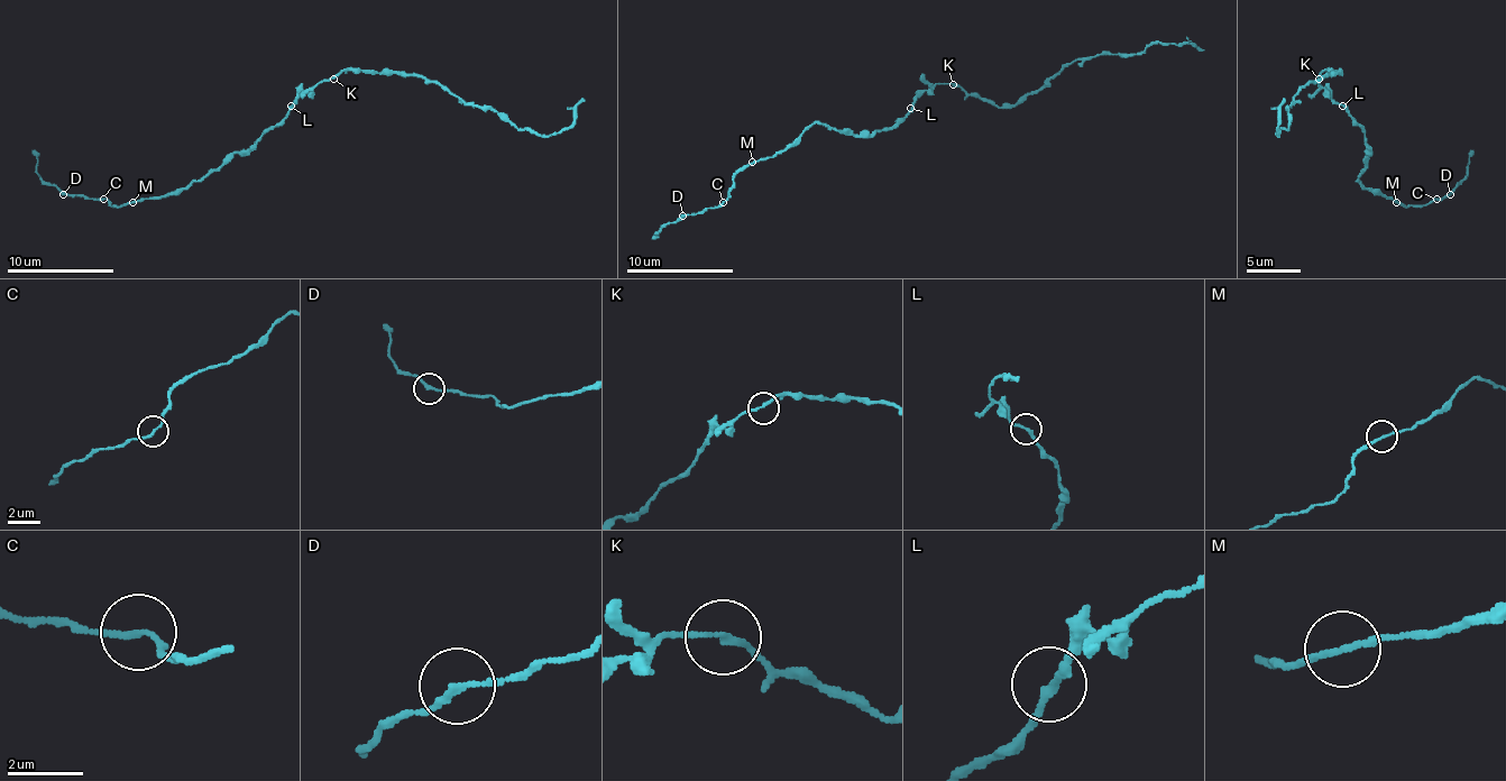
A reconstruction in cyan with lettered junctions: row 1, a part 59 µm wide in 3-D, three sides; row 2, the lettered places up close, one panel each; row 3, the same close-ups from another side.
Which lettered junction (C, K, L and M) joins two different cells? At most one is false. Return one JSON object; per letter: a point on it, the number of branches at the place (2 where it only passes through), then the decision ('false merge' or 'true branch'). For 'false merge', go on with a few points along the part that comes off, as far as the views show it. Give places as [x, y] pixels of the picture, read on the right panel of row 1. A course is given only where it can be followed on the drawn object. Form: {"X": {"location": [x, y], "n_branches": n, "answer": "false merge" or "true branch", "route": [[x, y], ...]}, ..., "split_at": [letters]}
{"C": {"location": [1436, 199], "n_branches": 2, "answer": "true branch"}, "K": {"location": [1319, 79], "n_branches": 2, "answer": "true branch"}, "L": {"location": [1342, 106], "n_branches": 2, "answer": "true branch"}, "M": {"location": [1396, 202], "n_branches": 2, "answer": "true branch"}, "split_at": []}

